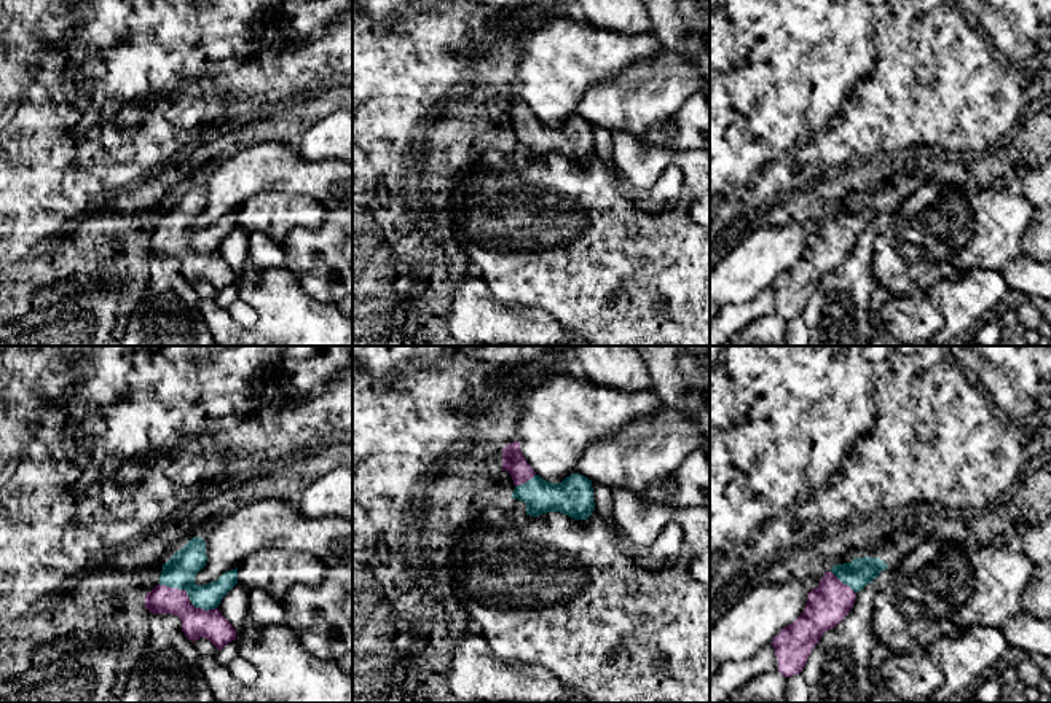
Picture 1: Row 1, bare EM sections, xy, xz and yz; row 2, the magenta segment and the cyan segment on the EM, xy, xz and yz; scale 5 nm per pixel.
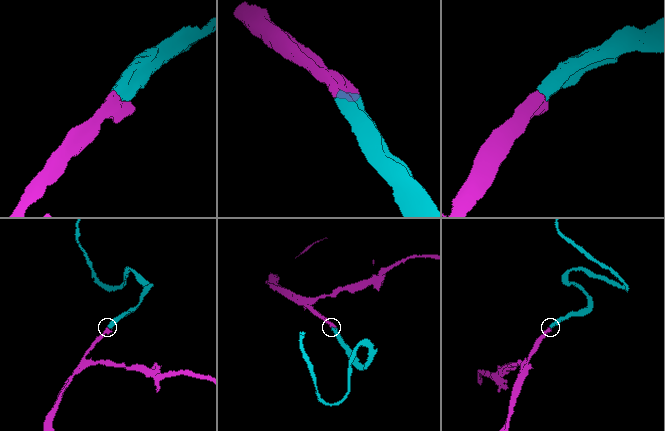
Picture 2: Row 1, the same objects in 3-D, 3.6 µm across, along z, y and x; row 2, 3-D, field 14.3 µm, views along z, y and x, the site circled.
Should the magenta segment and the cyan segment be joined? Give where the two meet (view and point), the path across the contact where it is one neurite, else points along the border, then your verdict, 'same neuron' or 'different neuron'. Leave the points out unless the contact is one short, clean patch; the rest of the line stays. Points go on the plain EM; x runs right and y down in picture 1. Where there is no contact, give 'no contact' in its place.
contact xy (174, 231); way xy (196, 267), (174, 243), (174, 231), (179, 216); same neuron

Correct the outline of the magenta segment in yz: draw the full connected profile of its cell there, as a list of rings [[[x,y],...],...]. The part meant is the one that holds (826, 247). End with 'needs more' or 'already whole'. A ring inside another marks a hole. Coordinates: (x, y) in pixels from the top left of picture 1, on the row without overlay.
[[[855,201],[825,215],[807,239],[804,255],[770,285],[785,320],[802,316],[807,301],[825,274],[834,271],[850,255],[856,236],[871,226],[887,206],[880,201]]] | needs more

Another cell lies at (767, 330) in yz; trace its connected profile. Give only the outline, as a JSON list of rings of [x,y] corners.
[[[778,312],[761,316],[735,332],[722,346],[788,346],[785,327],[786,320]]]

